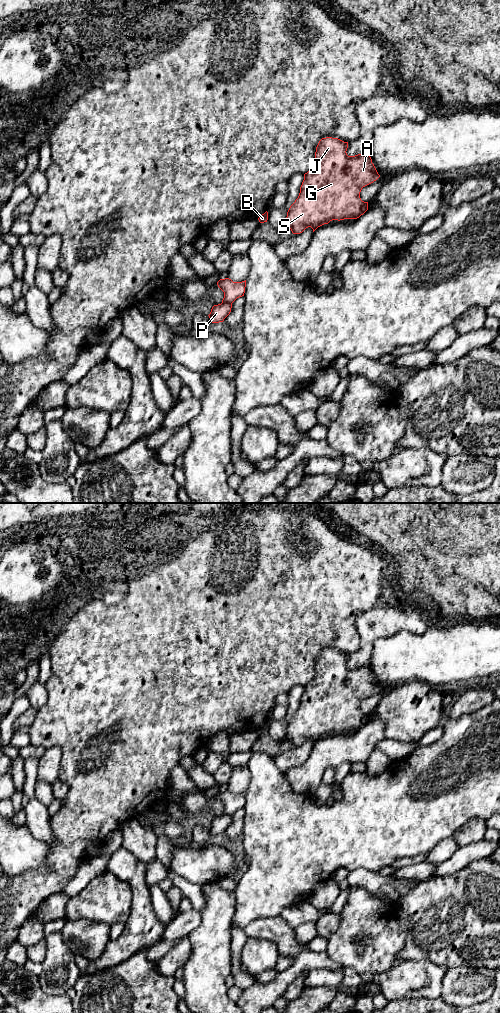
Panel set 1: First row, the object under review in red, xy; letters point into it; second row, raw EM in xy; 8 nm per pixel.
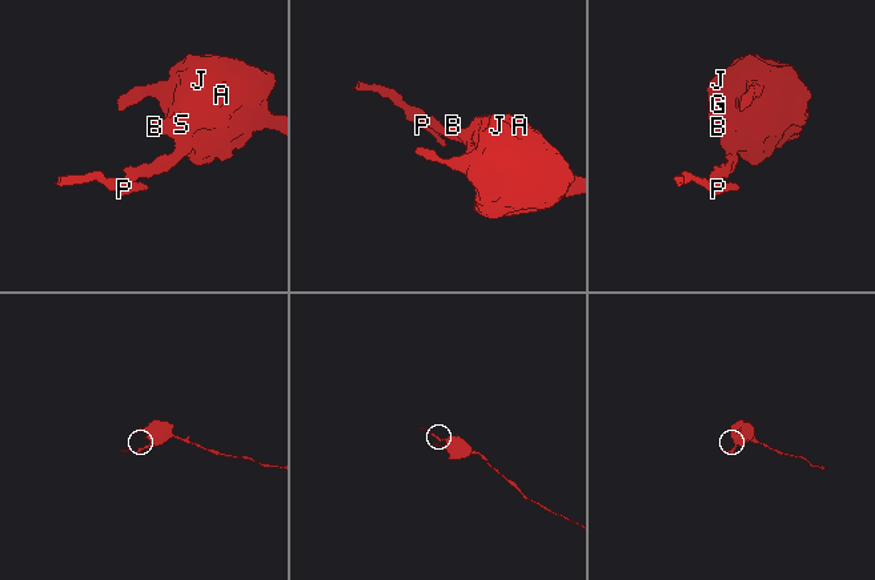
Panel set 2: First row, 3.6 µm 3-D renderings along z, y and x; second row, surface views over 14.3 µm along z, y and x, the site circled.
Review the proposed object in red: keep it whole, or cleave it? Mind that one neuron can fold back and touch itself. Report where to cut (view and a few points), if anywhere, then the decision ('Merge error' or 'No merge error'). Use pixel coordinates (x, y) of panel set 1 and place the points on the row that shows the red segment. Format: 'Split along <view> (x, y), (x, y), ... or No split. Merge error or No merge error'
Split along xy (222, 302), (231, 303). Merge error

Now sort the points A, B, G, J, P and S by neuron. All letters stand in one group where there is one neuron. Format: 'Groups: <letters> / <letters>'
Groups: A B G J S / P

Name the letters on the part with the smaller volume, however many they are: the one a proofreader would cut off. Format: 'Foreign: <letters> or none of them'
Foreign: P

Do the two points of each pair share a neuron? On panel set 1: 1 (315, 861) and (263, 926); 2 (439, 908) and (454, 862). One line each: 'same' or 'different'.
1: different
2: different

